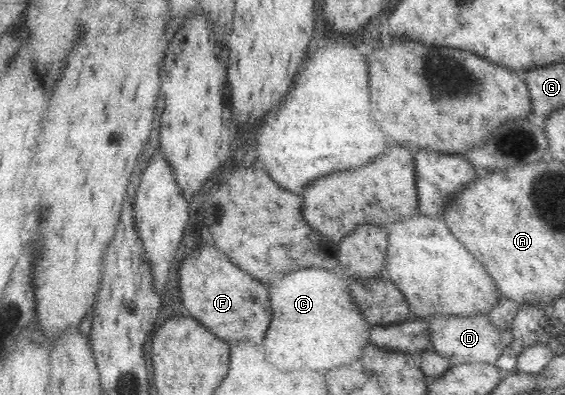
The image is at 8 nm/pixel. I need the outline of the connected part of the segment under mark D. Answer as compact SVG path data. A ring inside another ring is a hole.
M438 314L428 320L428 331L433 351L446 357L453 366L459 364L501 364L508 356L507 347L502 343L501 330L490 323L487 314L473 314L463 317L459 314Z

